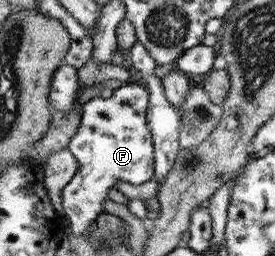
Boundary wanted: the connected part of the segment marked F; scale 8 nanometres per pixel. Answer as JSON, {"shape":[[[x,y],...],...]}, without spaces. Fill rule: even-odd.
{"shape":[[[136,79],[122,84],[110,98],[96,95],[83,104],[80,126],[67,146],[76,157],[78,168],[61,196],[62,212],[72,232],[87,231],[99,218],[108,190],[117,186],[117,180],[135,185],[153,180],[155,145],[147,121],[149,106],[150,92]]]}

